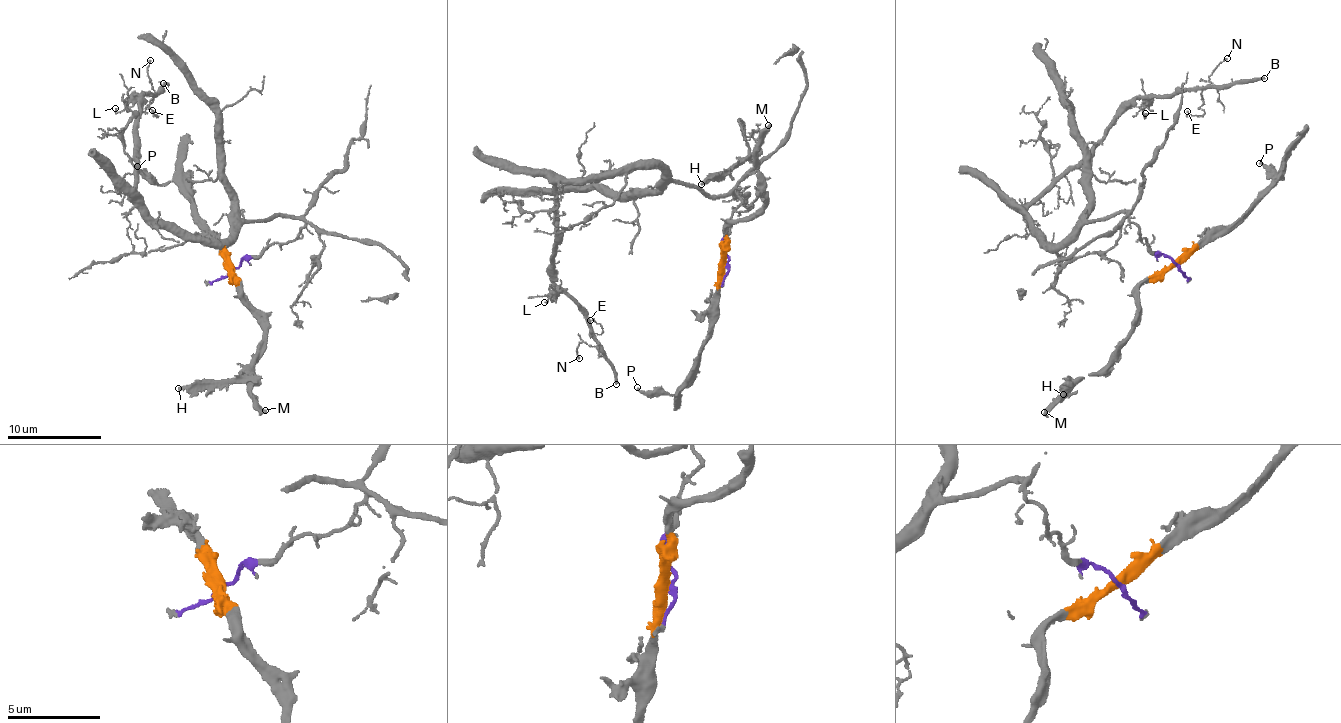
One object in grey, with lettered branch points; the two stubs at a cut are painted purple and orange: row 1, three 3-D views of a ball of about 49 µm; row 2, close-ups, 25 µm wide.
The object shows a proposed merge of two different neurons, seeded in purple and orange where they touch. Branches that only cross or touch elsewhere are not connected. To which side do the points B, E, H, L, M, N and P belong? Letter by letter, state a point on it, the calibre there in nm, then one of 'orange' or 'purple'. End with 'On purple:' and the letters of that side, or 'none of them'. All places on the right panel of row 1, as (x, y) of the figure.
B: at (1264, 78); 240 nm thick; purple
E: at (1187, 111); 130 nm thick; purple
H: at (1063, 394); 320 nm thick; orange
L: at (1145, 113); 110 nm thick; purple
M: at (1044, 412); 380 nm thick; orange
N: at (1227, 58); 110 nm thick; purple
P: at (1259, 163); 190 nm thick; orange
On purple: B, E, L, N

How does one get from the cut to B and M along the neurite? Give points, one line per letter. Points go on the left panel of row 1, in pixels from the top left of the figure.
B: (234, 269), (304, 224), (270, 216), (234, 223), (221, 241), (170, 230), (132, 188), (137, 117), (162, 84)
M: (232, 269), (232, 273), (240, 277), (243, 304), (262, 325), (263, 334), (250, 391), (264, 409)

